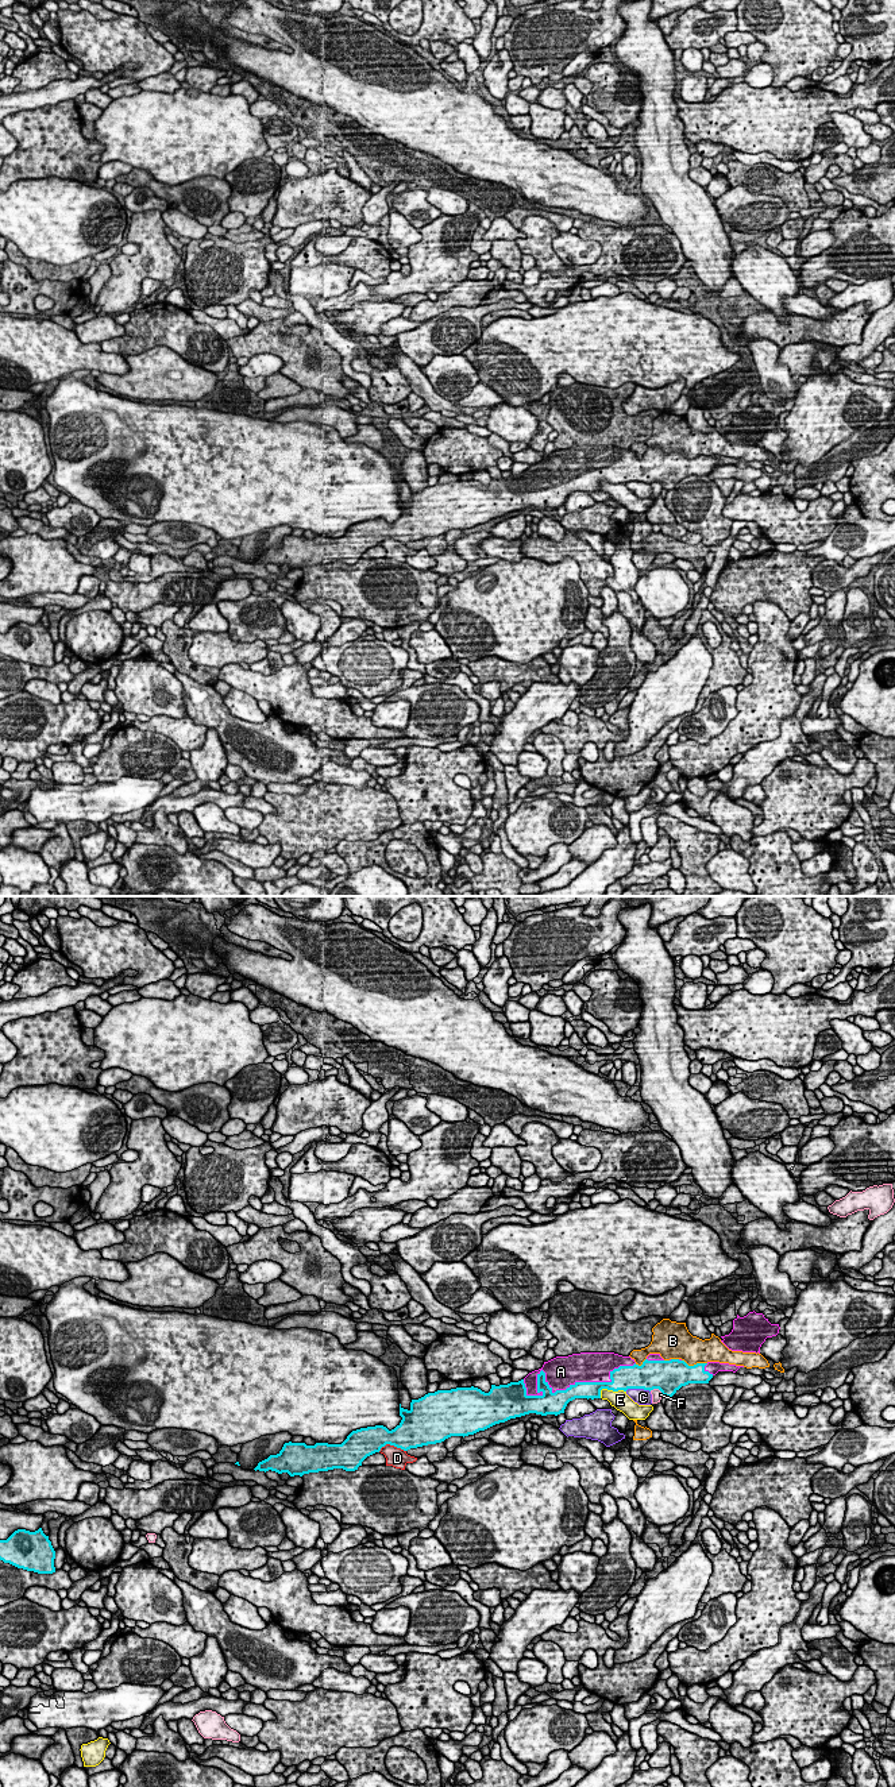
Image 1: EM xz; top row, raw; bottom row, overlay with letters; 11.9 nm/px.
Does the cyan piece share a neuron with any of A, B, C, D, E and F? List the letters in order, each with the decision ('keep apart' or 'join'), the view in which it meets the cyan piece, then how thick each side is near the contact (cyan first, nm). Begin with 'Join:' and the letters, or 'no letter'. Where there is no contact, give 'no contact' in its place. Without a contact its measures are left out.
Join: A
A: join; contact in xz; calibres 240 and 380 nm
B: keep apart; contact in xz; calibres 340 and 320 nm
C: keep apart; contact in xz; calibres 360 and 190 nm
D: keep apart; contact in xz; calibres 340 and 240 nm
E: keep apart; contact in xz; calibres 280 and 220 nm
F: keep apart; contact in xz; calibres 380 and 130 nm

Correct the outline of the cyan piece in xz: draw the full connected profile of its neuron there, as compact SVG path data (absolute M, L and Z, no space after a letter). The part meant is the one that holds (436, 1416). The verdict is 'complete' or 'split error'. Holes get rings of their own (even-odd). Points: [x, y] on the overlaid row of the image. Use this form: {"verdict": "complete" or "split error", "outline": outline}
{"verdict": "split error", "outline": "M580 1352L568 1356L556 1356L544 1362L543 1367L529 1373L518 1382L508 1385L491 1385L489 1393L478 1387L456 1387L428 1393L418 1400L412 1400L410 1409L400 1404L401 1423L391 1431L383 1425L367 1427L352 1431L342 1444L316 1443L285 1443L277 1455L258 1463L255 1471L288 1473L290 1477L333 1468L355 1471L362 1462L379 1452L386 1444L404 1451L428 1444L441 1443L451 1436L468 1436L485 1431L495 1424L529 1413L541 1416L564 1413L567 1404L575 1398L601 1398L601 1390L613 1392L628 1389L659 1389L663 1396L672 1397L682 1386L688 1383L709 1383L718 1371L736 1373L740 1367L729 1363L707 1362L688 1366L682 1359L664 1360L660 1354L649 1354L639 1366L630 1356L614 1352Z"}

